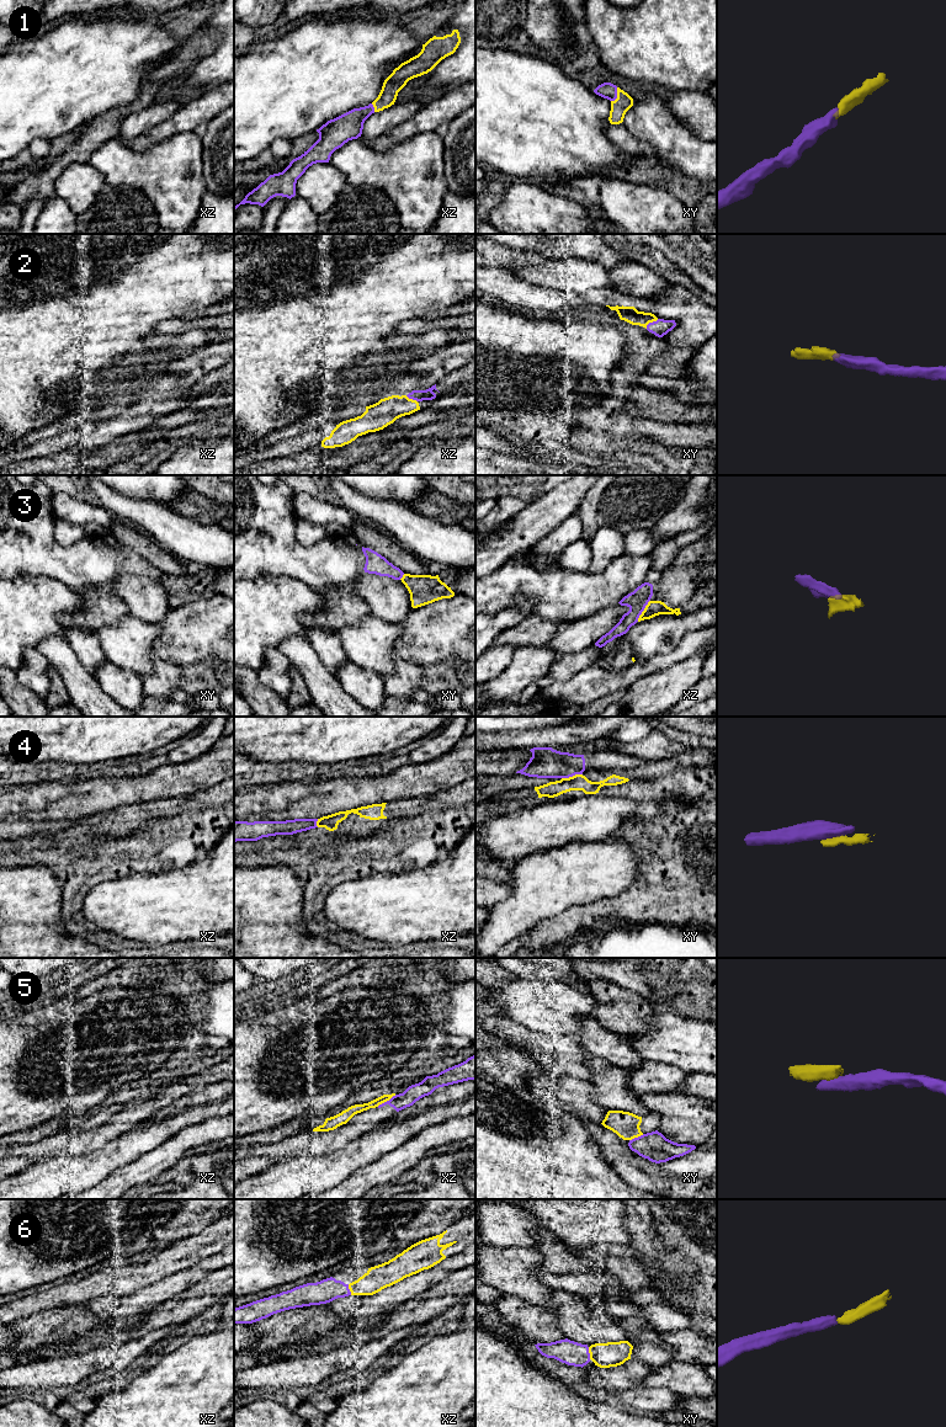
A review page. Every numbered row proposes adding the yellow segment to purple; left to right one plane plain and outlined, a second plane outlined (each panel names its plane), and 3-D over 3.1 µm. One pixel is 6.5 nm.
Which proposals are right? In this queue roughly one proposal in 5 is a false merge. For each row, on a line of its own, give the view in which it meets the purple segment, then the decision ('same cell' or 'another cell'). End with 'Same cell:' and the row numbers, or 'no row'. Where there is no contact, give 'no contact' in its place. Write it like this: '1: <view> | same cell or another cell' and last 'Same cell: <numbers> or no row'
1: xy | same cell
2: xy | same cell
3: xz | same cell
4: xy | another cell
5: xz | another cell
6: xy | same cell
Same cell: 1, 2, 3, 6

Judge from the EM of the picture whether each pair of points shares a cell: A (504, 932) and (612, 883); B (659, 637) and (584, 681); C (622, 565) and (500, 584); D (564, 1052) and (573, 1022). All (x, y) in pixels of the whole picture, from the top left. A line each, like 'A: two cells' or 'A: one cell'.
A: one cell
B: two cells
C: one cell
D: two cells

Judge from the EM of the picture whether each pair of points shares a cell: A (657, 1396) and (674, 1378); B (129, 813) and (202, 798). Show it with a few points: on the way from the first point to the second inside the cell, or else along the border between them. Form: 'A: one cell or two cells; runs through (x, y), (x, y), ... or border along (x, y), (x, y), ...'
A: two cells; border along (642, 1384), (667, 1388), (679, 1395)
B: one cell; runs through (148, 811), (184, 803)

